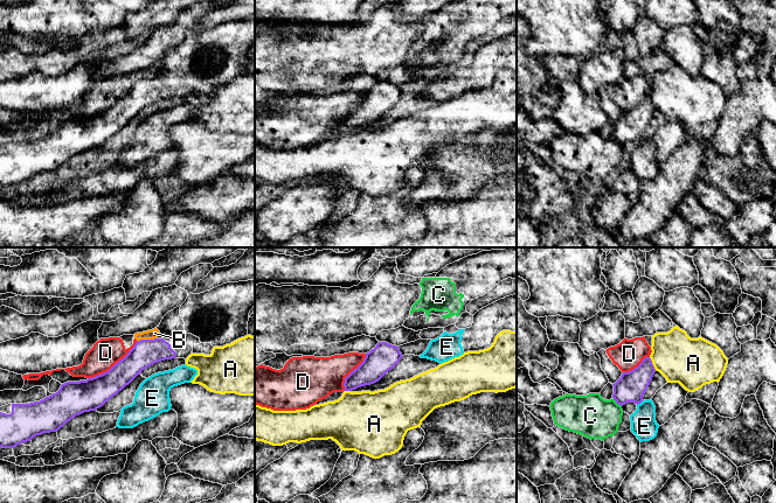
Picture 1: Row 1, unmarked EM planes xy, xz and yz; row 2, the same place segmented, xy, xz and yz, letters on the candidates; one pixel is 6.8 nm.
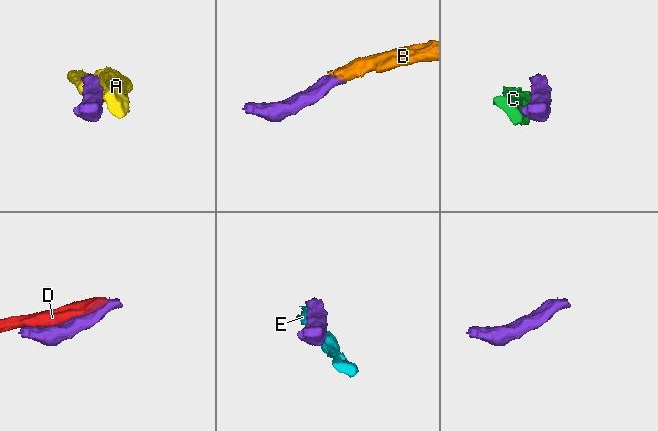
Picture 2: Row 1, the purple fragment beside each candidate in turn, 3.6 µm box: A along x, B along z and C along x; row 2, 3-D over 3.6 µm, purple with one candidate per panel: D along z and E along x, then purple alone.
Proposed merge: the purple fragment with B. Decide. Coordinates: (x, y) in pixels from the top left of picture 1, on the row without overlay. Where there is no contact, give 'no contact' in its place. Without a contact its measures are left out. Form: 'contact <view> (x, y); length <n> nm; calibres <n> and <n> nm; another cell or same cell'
contact xy (146, 78); length 140 nm; calibres 190 and 70 nm; another cell

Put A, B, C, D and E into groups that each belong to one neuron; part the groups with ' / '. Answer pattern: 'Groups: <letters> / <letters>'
Groups: A / B D / C / E

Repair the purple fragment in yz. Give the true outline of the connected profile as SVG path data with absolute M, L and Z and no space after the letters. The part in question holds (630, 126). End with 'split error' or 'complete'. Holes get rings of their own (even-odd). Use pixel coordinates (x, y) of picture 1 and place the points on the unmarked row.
M645 96L642 102L629 111L623 111L614 124L614 139L623 145L626 141L640 142L650 120L656 111L650 96Z | complete

